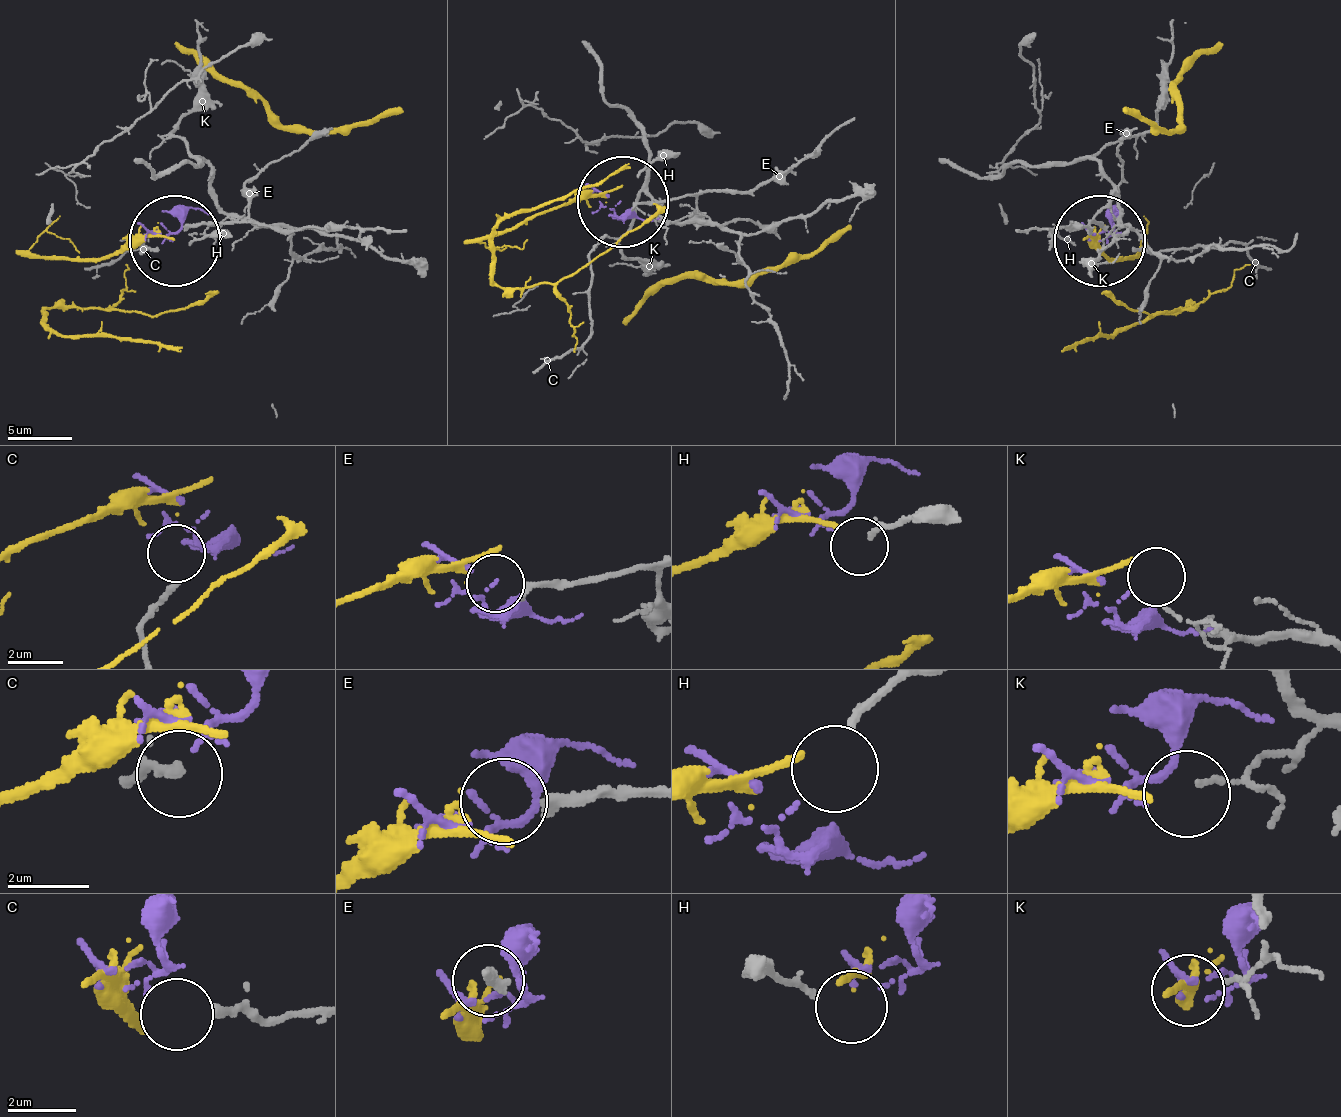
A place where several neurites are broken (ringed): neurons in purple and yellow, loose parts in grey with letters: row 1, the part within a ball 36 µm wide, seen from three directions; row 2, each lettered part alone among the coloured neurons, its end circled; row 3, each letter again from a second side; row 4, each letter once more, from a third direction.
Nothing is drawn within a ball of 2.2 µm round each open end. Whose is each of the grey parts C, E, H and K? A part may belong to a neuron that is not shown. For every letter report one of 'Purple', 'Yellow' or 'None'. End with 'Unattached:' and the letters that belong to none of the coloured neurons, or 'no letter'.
C: None
E: Yellow
H: None
K: None
Unattached: C, H, K

